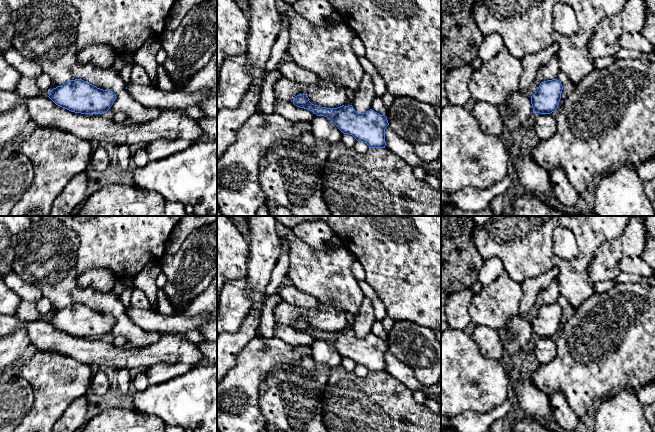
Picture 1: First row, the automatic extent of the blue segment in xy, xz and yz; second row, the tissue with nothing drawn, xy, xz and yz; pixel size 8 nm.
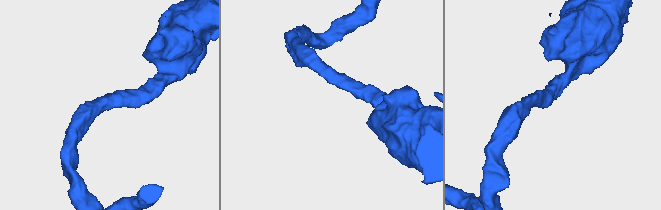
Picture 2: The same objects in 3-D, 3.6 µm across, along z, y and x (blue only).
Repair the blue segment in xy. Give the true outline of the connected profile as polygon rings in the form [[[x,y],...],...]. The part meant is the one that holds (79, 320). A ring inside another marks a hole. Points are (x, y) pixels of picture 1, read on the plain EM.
[[[75,303],[50,314],[48,321],[71,336],[93,339],[106,337],[113,329],[116,318],[82,303]]]

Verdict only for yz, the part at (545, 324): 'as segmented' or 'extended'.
as segmented

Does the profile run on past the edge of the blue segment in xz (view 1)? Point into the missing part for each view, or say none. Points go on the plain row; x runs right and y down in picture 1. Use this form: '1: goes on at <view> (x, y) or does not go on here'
1: does not go on here

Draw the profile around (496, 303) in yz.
[[[503,271],[474,295],[468,309],[471,322],[495,330],[504,327],[517,314],[522,296],[521,283]]]

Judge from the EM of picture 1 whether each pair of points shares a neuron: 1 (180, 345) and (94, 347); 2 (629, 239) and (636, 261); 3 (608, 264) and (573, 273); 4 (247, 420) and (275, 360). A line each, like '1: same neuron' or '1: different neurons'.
1: same neuron
2: different neurons
3: different neurons
4: same neuron

